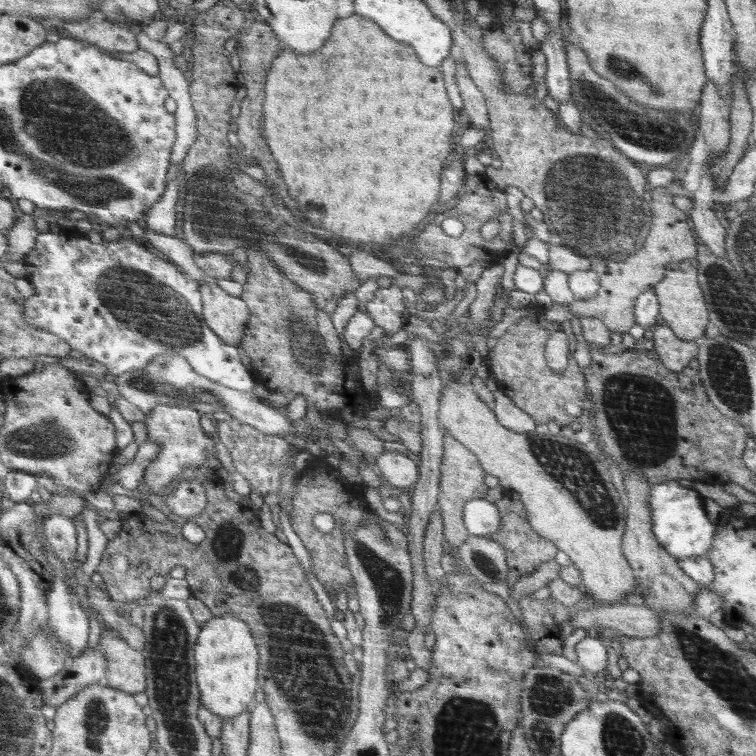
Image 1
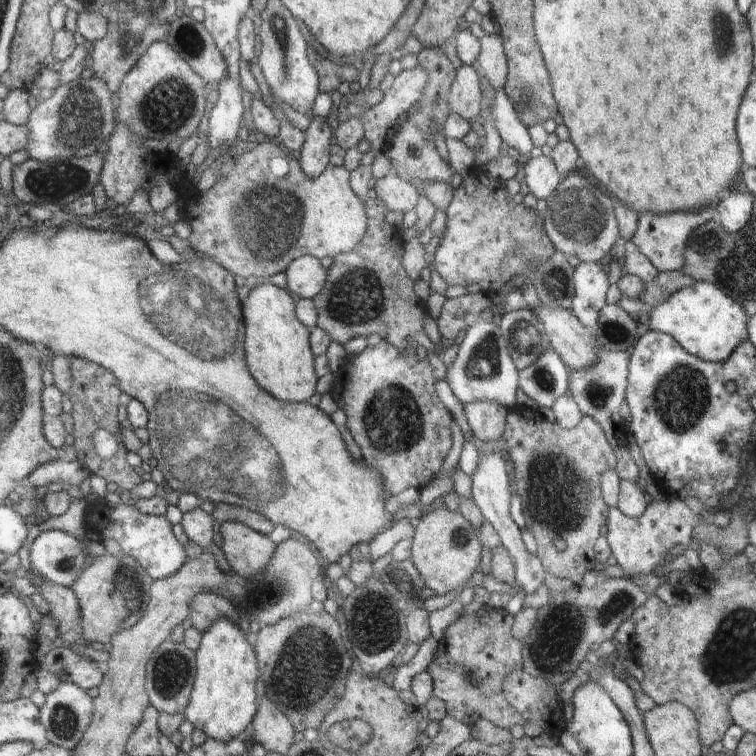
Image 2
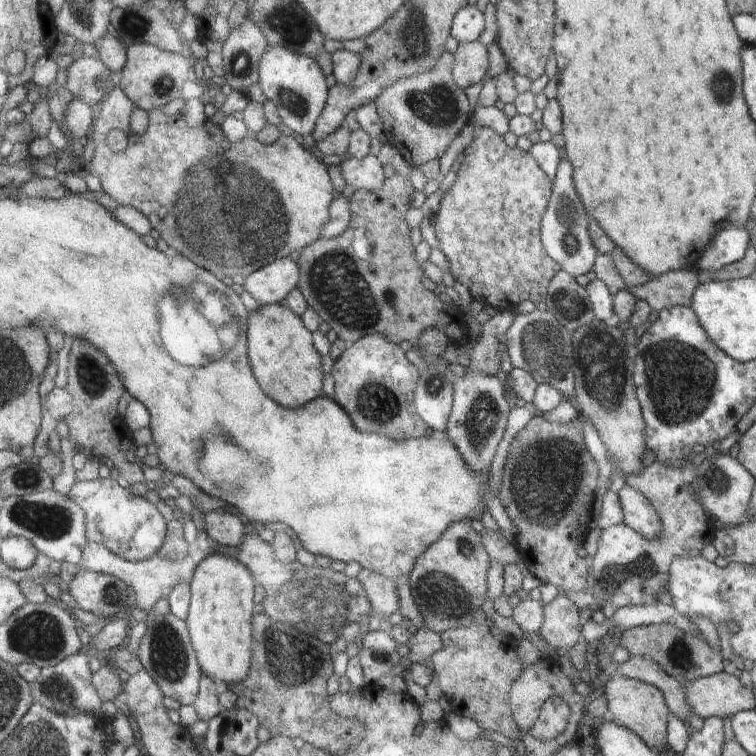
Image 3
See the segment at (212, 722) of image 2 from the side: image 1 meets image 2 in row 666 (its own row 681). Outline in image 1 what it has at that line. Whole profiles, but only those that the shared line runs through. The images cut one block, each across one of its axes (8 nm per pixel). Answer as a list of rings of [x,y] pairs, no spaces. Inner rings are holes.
[[[230,613],[213,616],[201,629],[202,640],[197,640],[197,687],[202,688],[201,704],[223,720],[241,715],[254,698],[256,682],[260,682],[255,637],[245,621]]]

